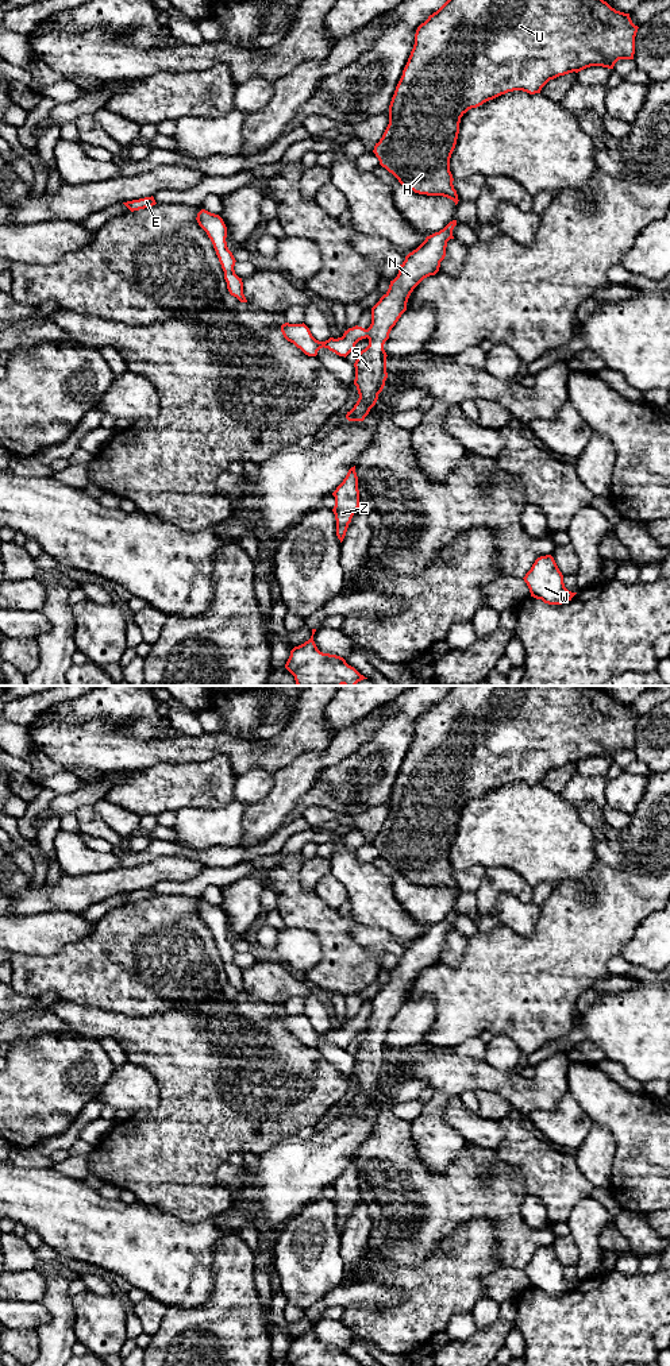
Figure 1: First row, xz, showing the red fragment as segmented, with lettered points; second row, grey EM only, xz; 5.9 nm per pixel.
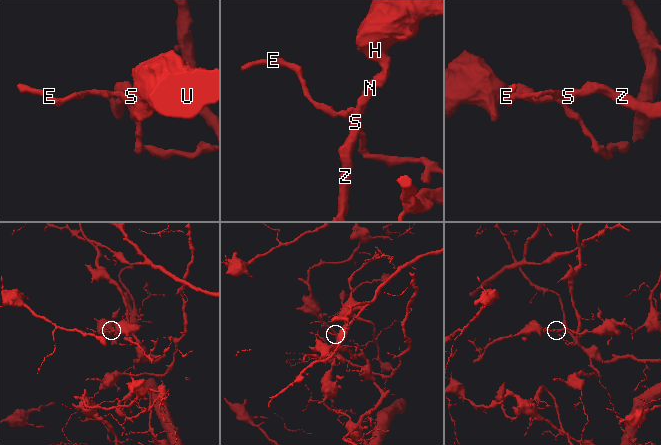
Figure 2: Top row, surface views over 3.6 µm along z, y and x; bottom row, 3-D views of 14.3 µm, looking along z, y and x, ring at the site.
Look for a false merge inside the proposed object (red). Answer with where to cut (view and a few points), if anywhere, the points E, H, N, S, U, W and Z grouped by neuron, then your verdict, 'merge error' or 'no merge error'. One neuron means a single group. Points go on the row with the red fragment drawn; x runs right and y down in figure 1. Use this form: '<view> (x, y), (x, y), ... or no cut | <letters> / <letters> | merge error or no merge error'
xz (366, 330), (368, 336) | E W / H N S U Z | merge error

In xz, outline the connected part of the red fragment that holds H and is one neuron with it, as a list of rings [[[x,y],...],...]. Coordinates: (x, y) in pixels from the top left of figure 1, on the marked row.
[[[447,0],[416,30],[413,49],[389,105],[389,124],[373,153],[404,188],[447,197],[457,205],[450,158],[461,117],[469,109],[513,90],[540,93],[550,80],[590,66],[613,69],[619,59],[634,59],[638,28],[629,13],[616,11],[604,0]]]

